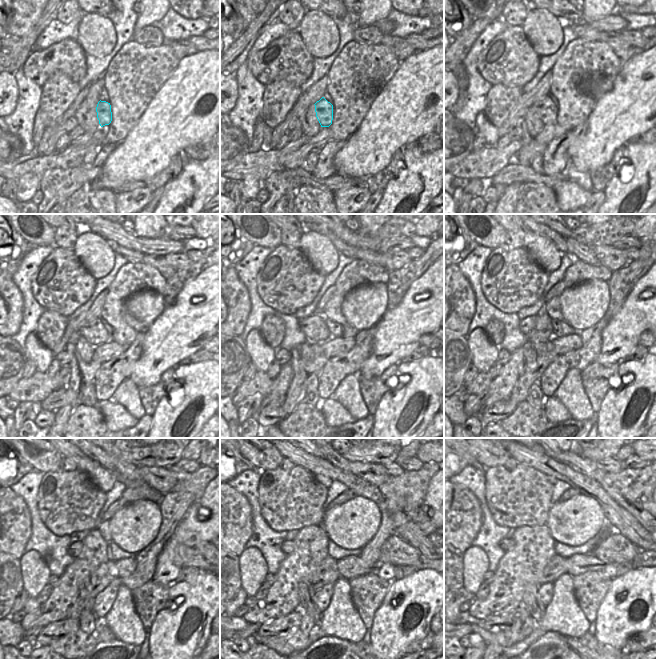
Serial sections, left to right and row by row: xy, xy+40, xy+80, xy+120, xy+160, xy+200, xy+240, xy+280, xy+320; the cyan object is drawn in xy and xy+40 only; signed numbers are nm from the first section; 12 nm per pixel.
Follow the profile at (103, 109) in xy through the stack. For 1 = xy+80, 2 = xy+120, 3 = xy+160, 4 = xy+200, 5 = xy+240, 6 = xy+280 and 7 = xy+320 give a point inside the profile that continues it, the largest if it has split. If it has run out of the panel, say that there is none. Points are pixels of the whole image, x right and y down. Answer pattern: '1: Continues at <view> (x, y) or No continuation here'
1: Continues at xy+80 (546, 109)
2: Continues at xy+120 (95, 333)
3: Continues at xy+160 (314, 327)
4: Continues at xy+200 (527, 324)
5: Continues at xy+240 (74, 549)
6: Continues at xy+280 (287, 547)
7: Continues at xy+320 (506, 544)

